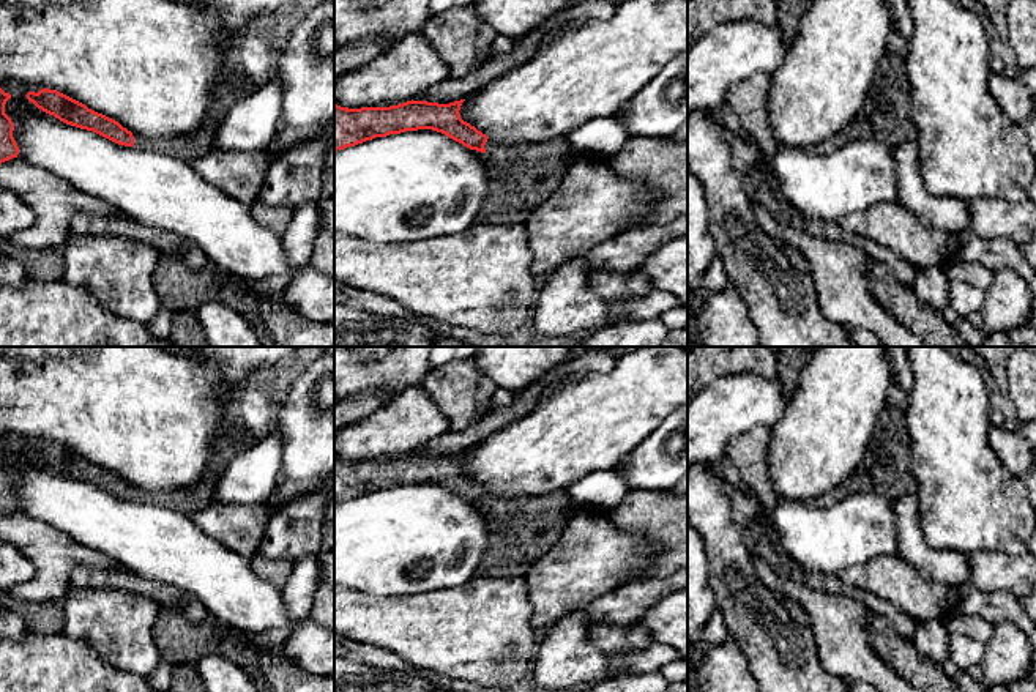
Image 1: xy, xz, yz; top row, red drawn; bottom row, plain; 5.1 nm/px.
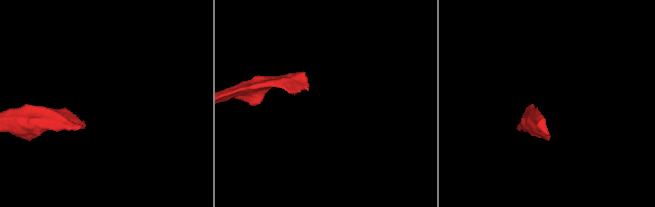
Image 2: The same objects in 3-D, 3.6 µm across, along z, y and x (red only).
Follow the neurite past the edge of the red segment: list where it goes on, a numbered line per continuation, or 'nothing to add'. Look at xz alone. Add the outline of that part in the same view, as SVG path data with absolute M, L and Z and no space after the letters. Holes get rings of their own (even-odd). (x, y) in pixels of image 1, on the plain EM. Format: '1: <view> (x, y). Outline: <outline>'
1: xz (522, 528). Outline: M565 489L511 498L487 492L484 501L484 506L473 503L489 526L476 577L524 577L555 545L579 511Z

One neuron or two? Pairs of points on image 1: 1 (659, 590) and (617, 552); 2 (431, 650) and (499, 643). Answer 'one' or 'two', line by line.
1: two
2: one

